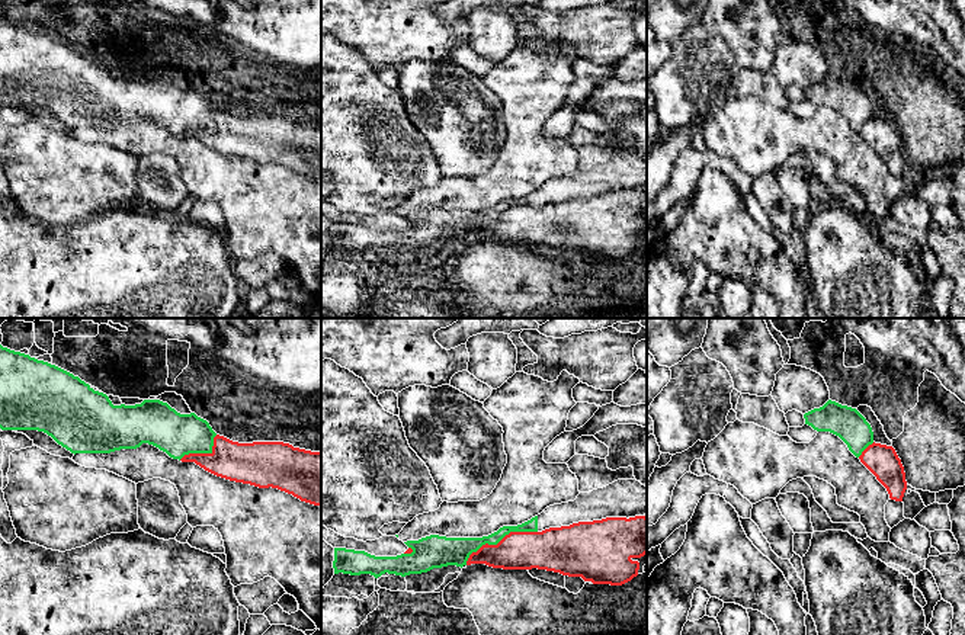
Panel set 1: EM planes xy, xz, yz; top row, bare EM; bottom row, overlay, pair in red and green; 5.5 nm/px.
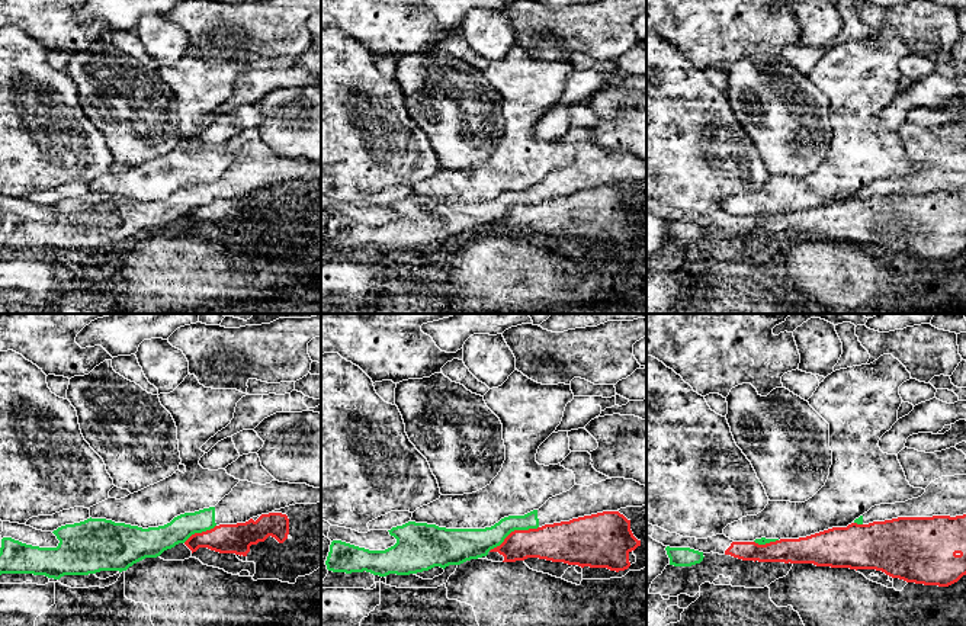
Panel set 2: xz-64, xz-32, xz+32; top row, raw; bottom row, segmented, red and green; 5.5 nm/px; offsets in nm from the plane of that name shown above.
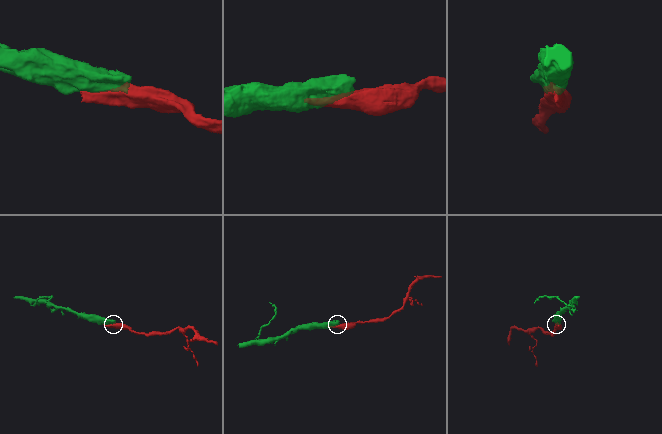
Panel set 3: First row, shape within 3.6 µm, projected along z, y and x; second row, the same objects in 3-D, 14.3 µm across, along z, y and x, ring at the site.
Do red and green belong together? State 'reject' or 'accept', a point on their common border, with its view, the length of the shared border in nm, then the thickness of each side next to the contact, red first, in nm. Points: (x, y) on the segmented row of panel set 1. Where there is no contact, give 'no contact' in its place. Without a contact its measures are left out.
reject; meets red in xz at (500, 541); contact 440 nm long; 220 nm thick on the red side, 150 nm on the other

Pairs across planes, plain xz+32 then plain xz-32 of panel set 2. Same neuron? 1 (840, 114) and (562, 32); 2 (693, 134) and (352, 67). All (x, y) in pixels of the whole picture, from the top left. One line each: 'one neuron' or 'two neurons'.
1: two neurons
2: one neuron

